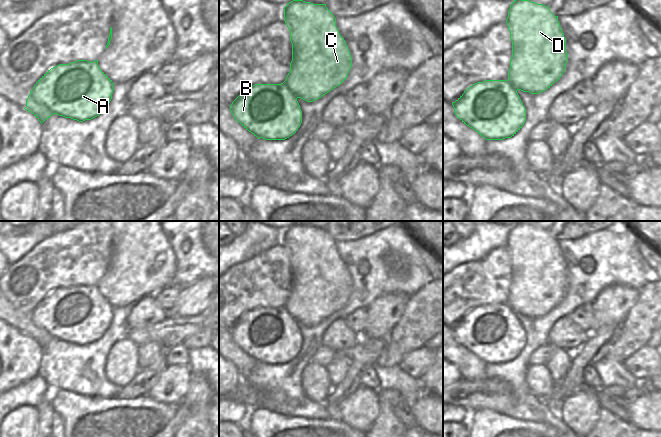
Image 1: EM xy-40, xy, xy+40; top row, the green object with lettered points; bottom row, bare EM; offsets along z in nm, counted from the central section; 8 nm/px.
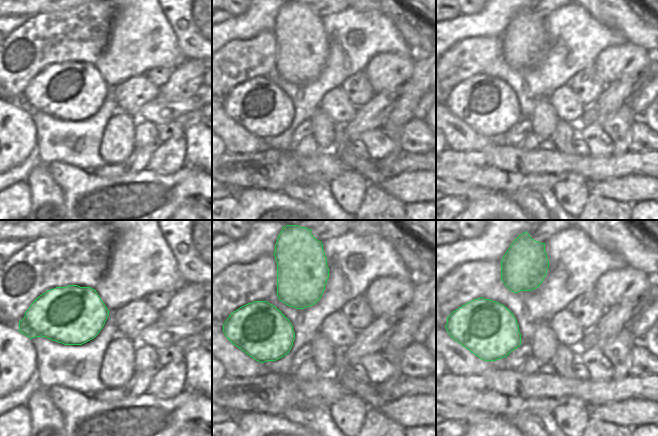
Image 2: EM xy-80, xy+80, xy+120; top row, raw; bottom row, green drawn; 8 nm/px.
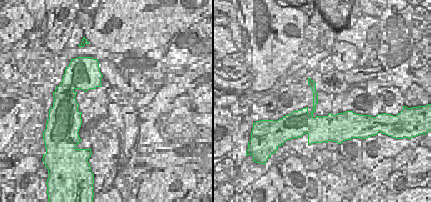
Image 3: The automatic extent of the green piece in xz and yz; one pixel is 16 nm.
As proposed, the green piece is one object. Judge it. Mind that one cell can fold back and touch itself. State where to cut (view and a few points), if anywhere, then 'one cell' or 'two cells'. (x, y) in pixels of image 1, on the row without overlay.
cut none; one cell

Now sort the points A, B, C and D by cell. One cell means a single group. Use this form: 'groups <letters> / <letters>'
groups A B C D

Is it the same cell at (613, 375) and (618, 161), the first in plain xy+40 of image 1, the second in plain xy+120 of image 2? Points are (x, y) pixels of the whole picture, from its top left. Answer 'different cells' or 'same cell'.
different cells

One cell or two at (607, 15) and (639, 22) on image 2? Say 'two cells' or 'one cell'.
one cell

